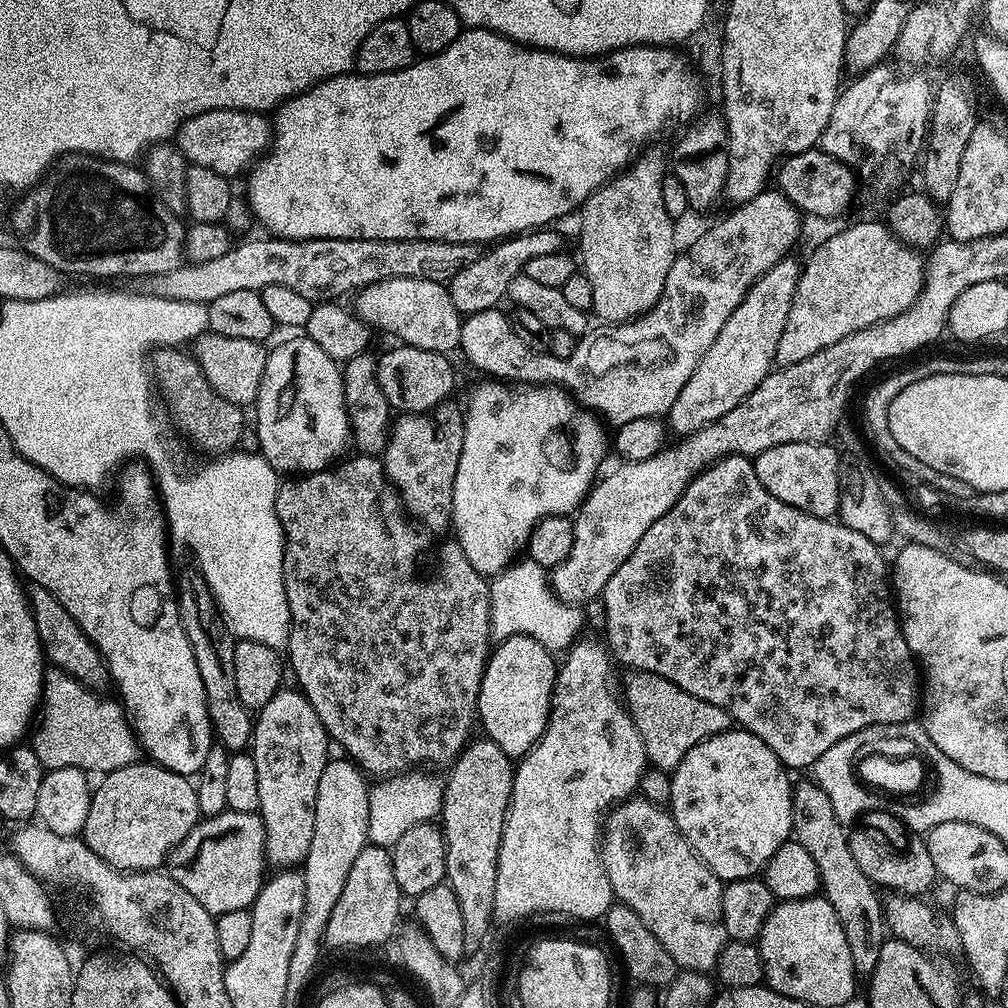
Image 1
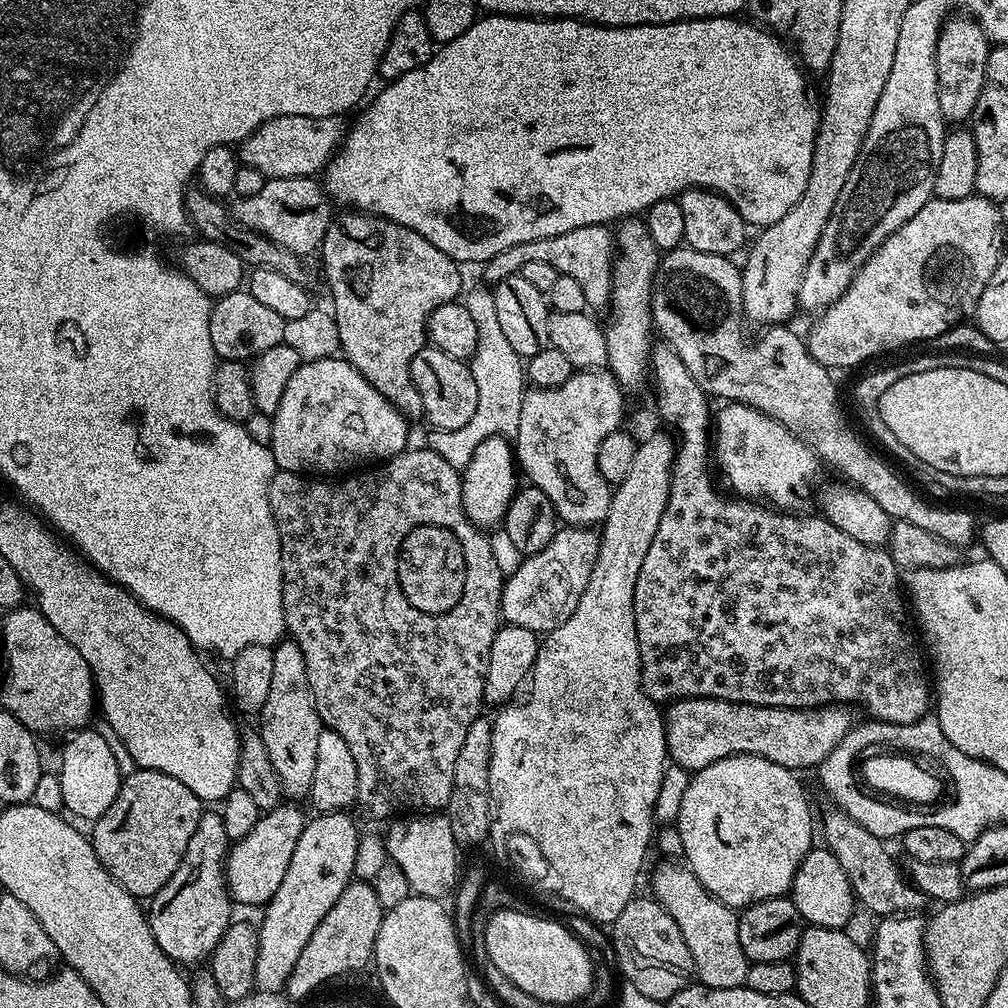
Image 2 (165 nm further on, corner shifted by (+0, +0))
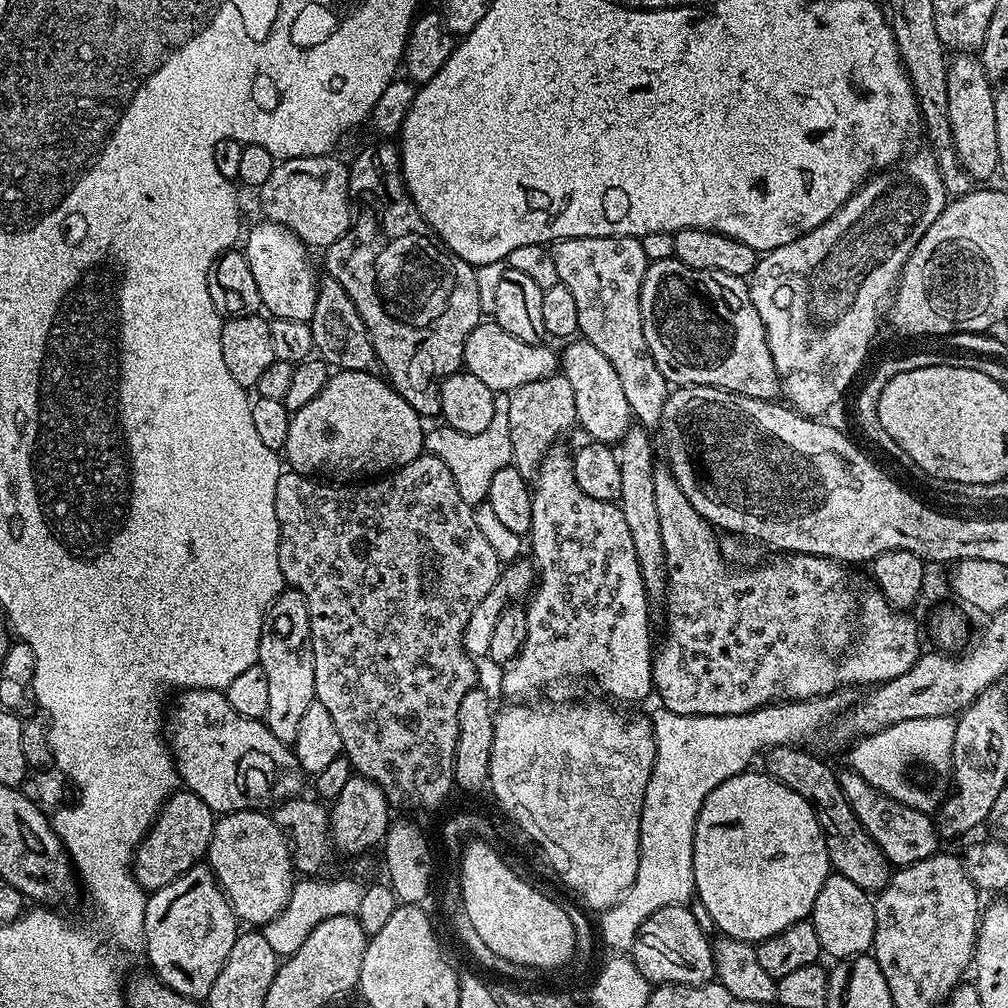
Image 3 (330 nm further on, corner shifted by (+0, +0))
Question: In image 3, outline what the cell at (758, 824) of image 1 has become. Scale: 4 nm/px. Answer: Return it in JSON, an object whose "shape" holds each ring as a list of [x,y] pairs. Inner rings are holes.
{"shape":[[[755,770],[739,772],[734,778],[726,778],[726,782],[722,782],[722,786],[710,790],[706,802],[702,802],[702,810],[698,814],[696,833],[694,834],[695,895],[709,911],[717,933],[735,940],[744,940],[753,946],[759,944],[761,940],[786,930],[786,926],[794,926],[794,922],[809,919],[814,906],[814,898],[818,898],[818,890],[822,890],[822,882],[826,882],[826,878],[830,875],[826,842],[810,802],[806,802],[806,798],[802,798],[802,794],[794,794],[794,790],[782,786],[782,782],[778,782],[773,776],[767,775],[763,771],[760,772],[755,772]]]}

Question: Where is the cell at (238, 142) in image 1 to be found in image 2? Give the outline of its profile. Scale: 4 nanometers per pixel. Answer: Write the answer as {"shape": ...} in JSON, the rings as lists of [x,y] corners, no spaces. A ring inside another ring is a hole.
{"shape":[[[279,116],[268,120],[258,130],[254,130],[238,145],[238,160],[243,166],[254,166],[254,170],[262,170],[264,177],[270,180],[278,178],[298,178],[299,176],[315,177],[328,167],[328,161],[336,155],[346,135],[345,121],[339,116],[326,118],[310,118],[309,116]]]}

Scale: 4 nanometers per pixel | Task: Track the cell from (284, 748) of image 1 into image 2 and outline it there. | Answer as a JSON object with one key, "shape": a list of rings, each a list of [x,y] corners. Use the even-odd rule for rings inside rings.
{"shape":[[[291,638],[272,648],[274,675],[270,681],[270,694],[266,706],[258,713],[258,731],[266,751],[270,753],[270,766],[280,779],[280,790],[293,801],[303,801],[312,790],[314,766],[318,766],[318,734],[322,731],[320,715],[314,706],[310,678],[306,678],[306,658]]]}

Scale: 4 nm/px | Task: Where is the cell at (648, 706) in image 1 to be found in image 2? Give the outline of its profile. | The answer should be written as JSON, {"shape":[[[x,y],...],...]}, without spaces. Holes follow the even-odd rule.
{"shape":[[[686,698],[685,700],[673,700],[671,704],[667,705],[666,715],[664,716],[664,733],[666,734],[671,763],[675,767],[685,768],[690,774],[702,770],[706,766],[714,766],[714,762],[718,762],[722,758],[730,758],[738,754],[761,756],[770,762],[778,762],[778,766],[786,766],[793,770],[801,770],[800,768],[815,769],[830,754],[830,750],[834,750],[834,746],[838,746],[838,742],[842,742],[842,738],[846,738],[846,734],[852,731],[854,719],[852,720],[852,716],[848,712],[851,711],[839,704],[827,704],[825,708],[771,708],[770,706],[758,706],[757,704],[739,704],[738,702],[719,700],[718,698]]]}

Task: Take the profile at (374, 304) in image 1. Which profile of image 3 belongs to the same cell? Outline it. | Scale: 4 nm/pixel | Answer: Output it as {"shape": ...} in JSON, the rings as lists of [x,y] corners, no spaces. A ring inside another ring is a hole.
{"shape":[[[491,318],[481,319],[466,338],[463,367],[478,378],[493,394],[510,394],[526,382],[553,375],[558,368],[558,356],[547,348],[547,343],[527,344],[514,338]]]}

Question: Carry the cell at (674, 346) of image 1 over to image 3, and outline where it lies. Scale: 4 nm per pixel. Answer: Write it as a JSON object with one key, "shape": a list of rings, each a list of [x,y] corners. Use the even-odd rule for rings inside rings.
{"shape":[[[553,450],[544,457],[540,464],[540,470],[534,477],[534,491],[532,494],[532,556],[534,567],[538,573],[538,579],[534,585],[534,591],[526,604],[528,617],[526,618],[526,642],[522,642],[522,650],[512,659],[509,664],[503,665],[504,677],[500,680],[500,688],[504,691],[505,701],[508,702],[532,702],[537,699],[539,692],[553,692],[556,698],[564,698],[571,688],[580,688],[583,684],[593,684],[601,697],[609,701],[621,700],[624,704],[636,704],[649,695],[653,695],[652,687],[652,658],[654,655],[654,640],[652,644],[652,628],[648,625],[648,607],[650,601],[642,574],[638,566],[638,554],[634,554],[634,537],[630,535],[630,526],[626,522],[626,514],[622,514],[619,503],[610,500],[590,498],[574,482],[574,470],[572,469],[572,456],[569,453]]]}

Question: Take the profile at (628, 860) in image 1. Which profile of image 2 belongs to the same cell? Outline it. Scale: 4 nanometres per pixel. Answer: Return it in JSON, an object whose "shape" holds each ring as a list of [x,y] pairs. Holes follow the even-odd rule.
{"shape":[[[660,862],[652,872],[650,892],[678,922],[678,930],[682,930],[686,946],[690,946],[690,958],[694,958],[696,980],[711,988],[745,987],[750,962],[742,954],[742,942],[738,942],[740,917],[733,908],[714,898],[683,863]]]}

